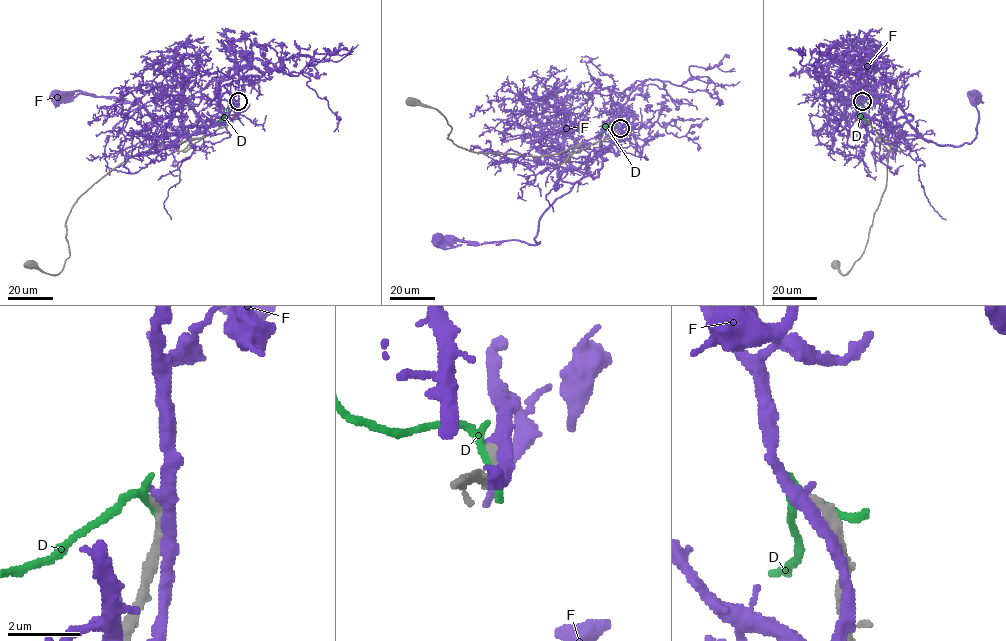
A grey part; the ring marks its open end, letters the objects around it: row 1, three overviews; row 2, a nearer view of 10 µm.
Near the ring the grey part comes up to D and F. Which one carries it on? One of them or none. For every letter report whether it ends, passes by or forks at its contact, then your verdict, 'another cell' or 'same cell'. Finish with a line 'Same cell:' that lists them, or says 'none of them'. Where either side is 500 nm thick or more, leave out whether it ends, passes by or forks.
D: it passes by; another cell
F: it forks there; another cell
Same cell: none of them

